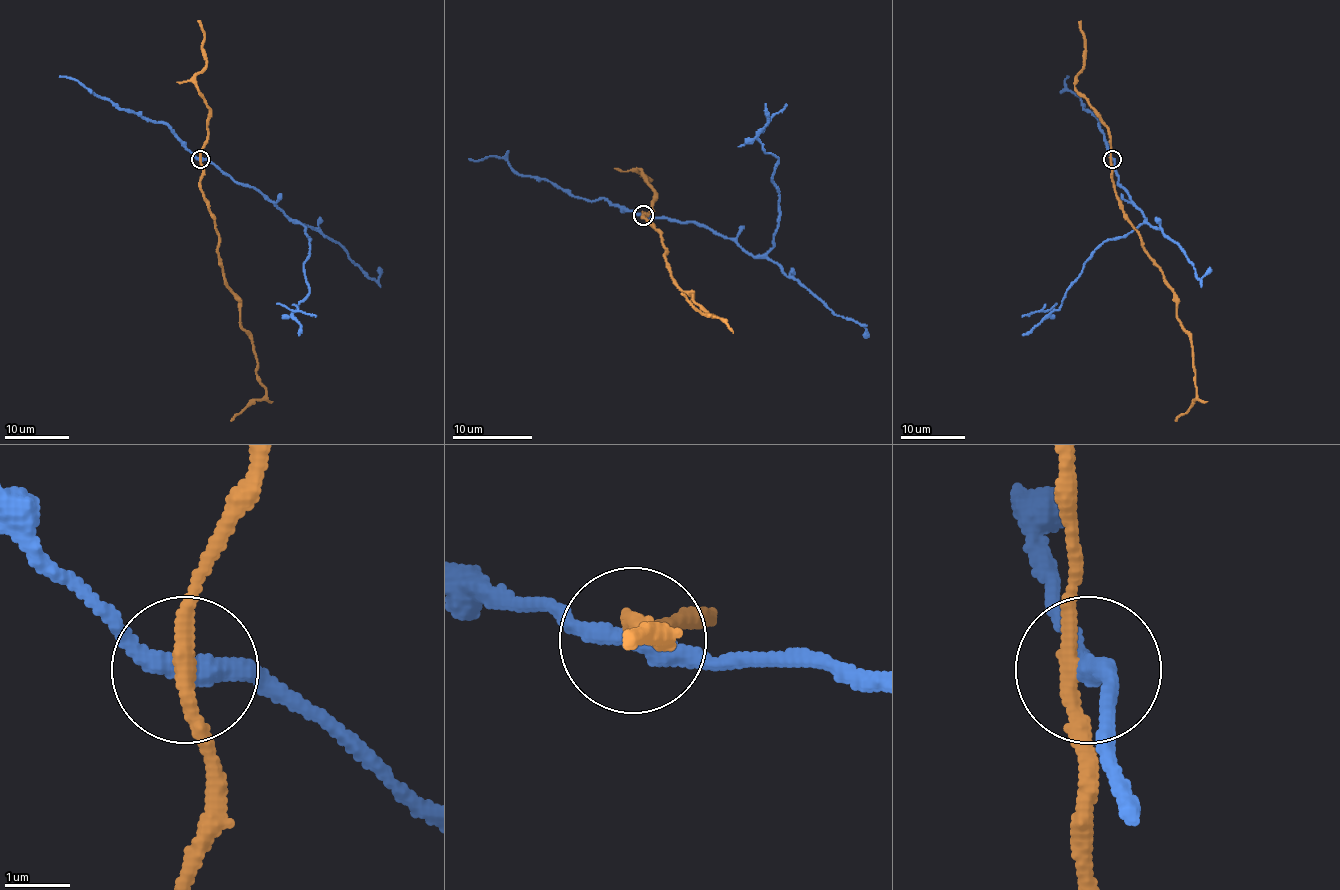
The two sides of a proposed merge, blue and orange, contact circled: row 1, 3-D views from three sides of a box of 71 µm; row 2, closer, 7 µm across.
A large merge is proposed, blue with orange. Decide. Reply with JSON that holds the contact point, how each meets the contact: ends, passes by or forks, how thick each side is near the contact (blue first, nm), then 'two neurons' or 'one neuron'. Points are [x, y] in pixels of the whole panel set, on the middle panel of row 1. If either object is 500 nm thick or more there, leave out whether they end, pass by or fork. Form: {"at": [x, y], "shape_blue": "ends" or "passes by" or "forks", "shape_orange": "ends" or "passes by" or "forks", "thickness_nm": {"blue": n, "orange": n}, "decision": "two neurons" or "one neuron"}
{"at": [643, 215], "shape_blue": "passes by", "shape_orange": "passes by", "thickness_nm": {"blue": 320, "orange": 240}, "decision": "two neurons"}

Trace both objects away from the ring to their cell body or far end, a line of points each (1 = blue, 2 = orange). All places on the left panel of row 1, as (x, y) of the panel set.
1: (200, 159), (212, 161), (305, 227), (308, 293), (292, 315), (300, 325), (299, 335)
2: (200, 159), (218, 262), (239, 303), (265, 388), (231, 420)

